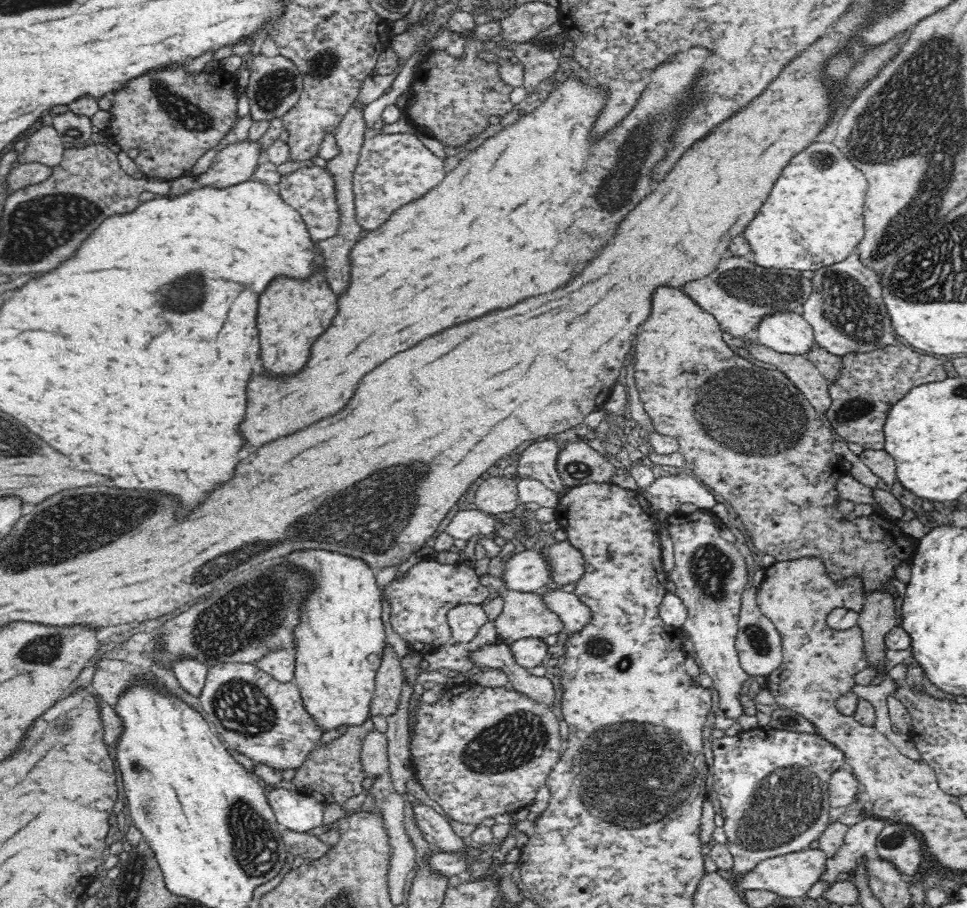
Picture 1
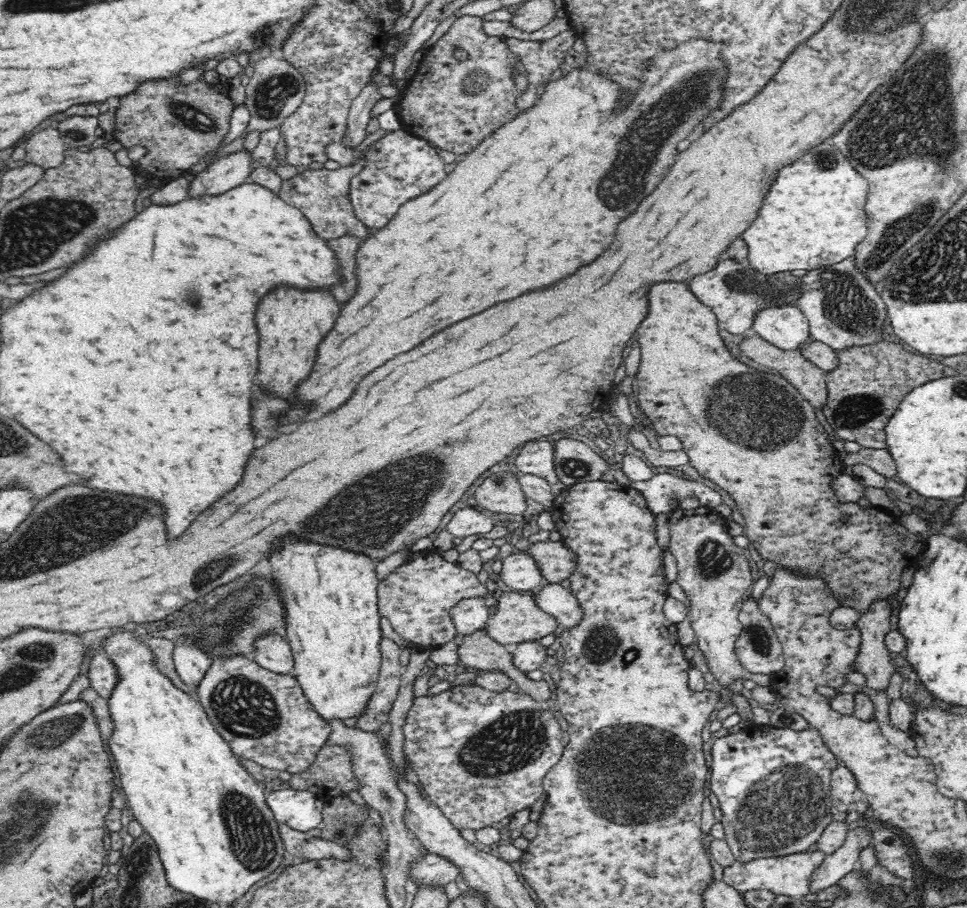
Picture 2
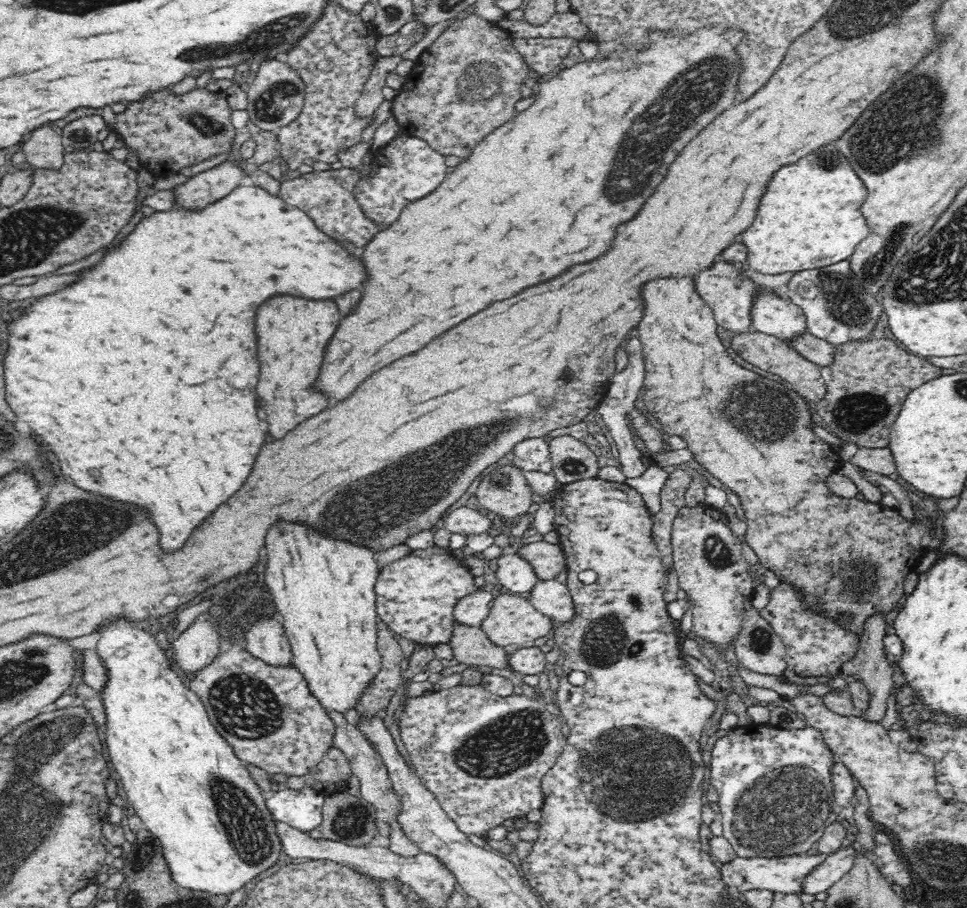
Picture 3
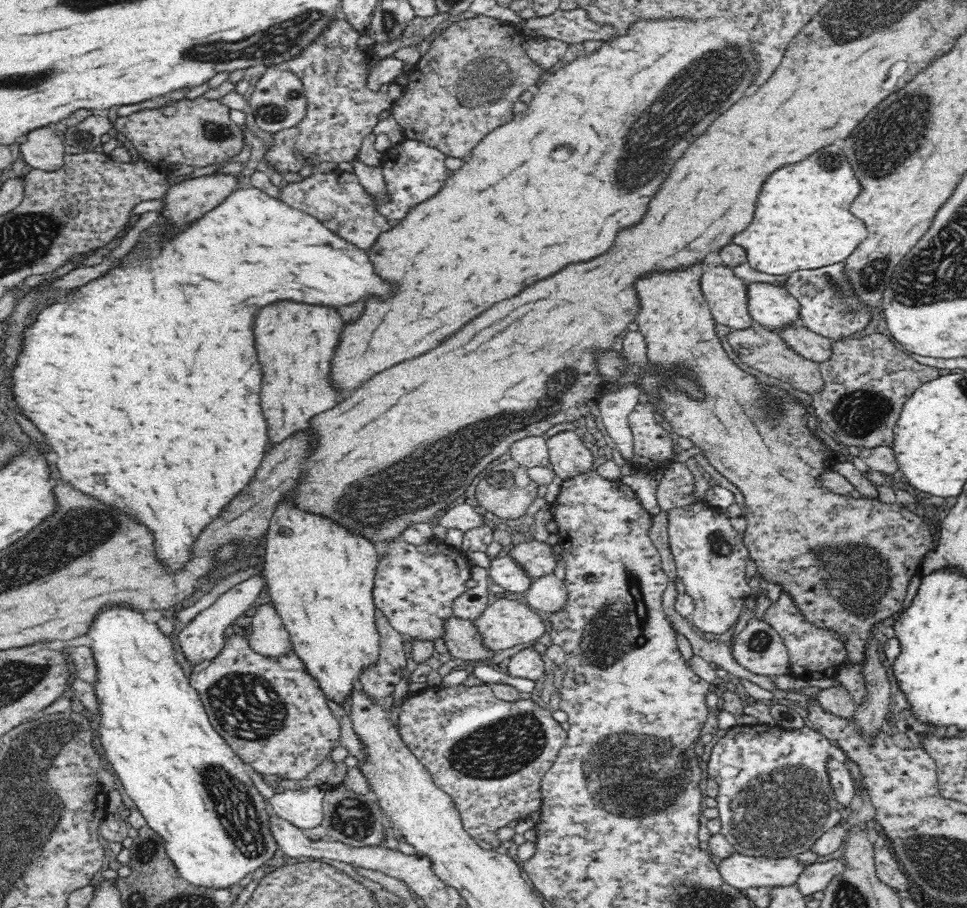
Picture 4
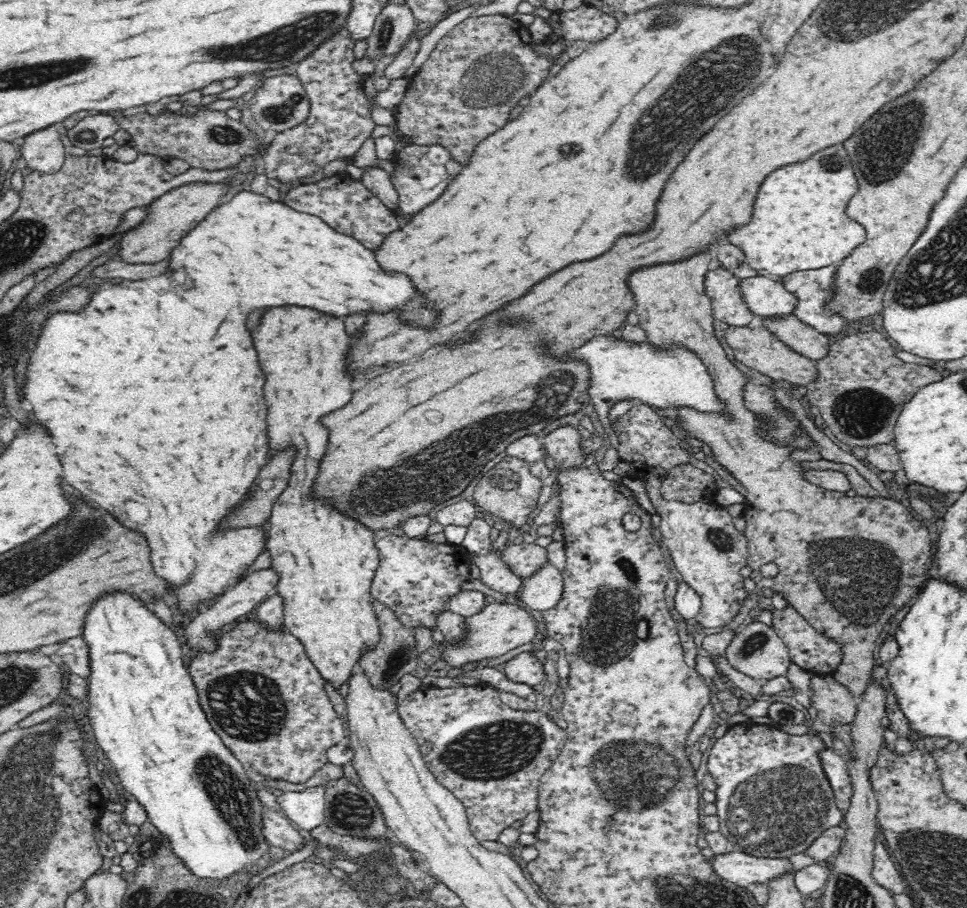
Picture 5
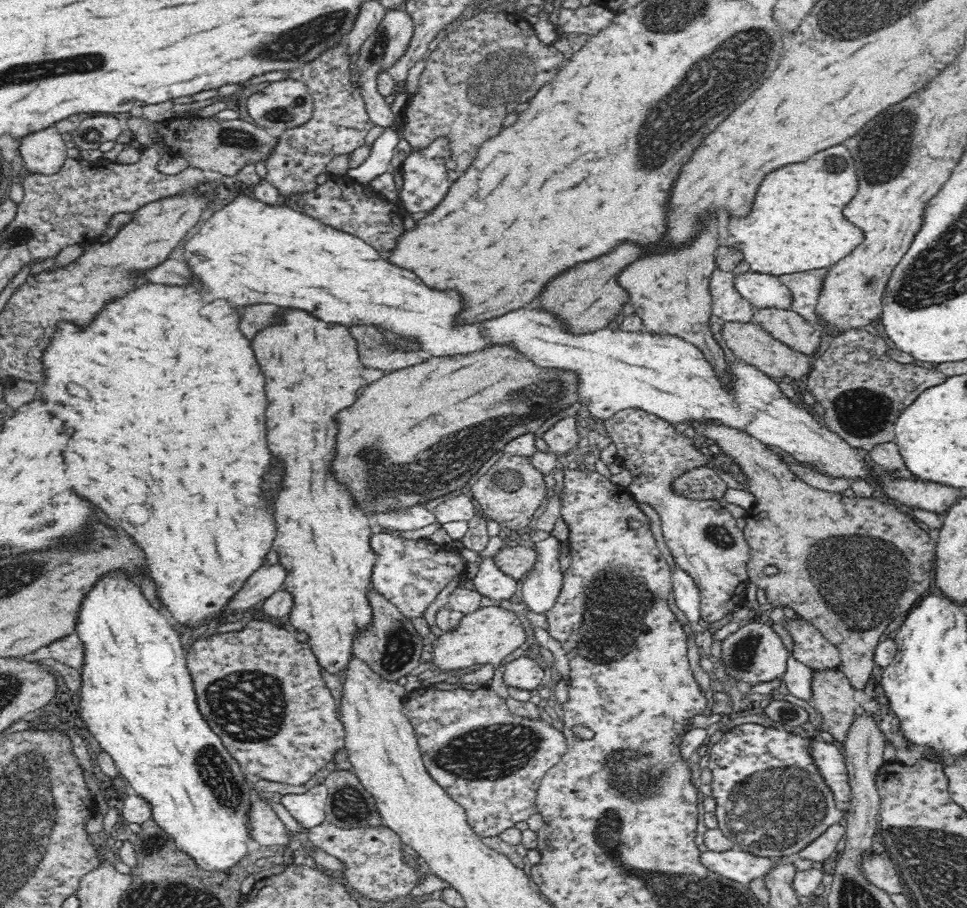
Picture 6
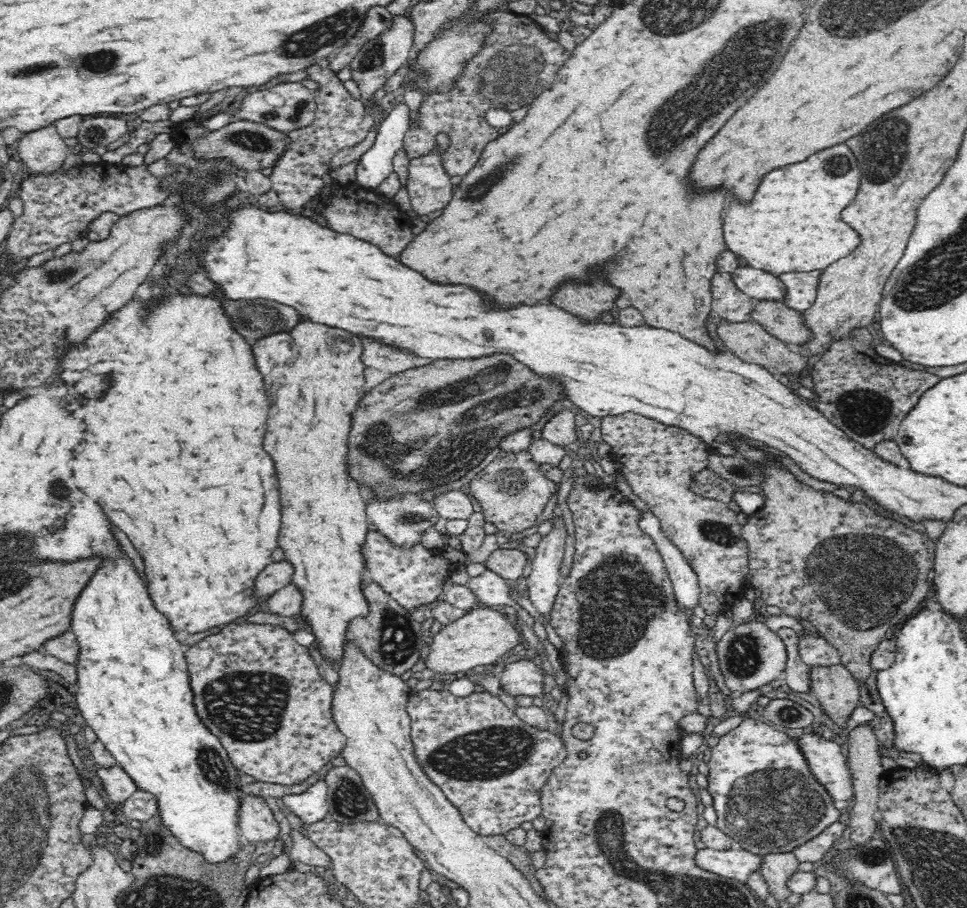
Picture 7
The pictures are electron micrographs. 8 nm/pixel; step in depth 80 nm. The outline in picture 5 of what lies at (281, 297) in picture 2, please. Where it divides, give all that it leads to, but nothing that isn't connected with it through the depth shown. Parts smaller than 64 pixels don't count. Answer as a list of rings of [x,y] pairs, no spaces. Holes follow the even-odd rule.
[[[286,306],[286,308],[270,308],[270,312],[266,312],[264,316],[264,322],[258,326],[258,330],[252,332],[252,338],[254,338],[254,348],[258,352],[258,360],[262,362],[262,368],[266,372],[266,386],[264,386],[264,394],[266,394],[266,404],[268,404],[268,440],[270,440],[270,448],[276,450],[276,452],[282,452],[282,450],[288,450],[292,448],[296,454],[294,454],[294,460],[292,460],[292,466],[290,466],[290,480],[288,480],[288,486],[286,490],[280,494],[280,498],[276,500],[274,504],[274,510],[272,510],[272,518],[270,518],[270,546],[268,552],[270,552],[270,567],[278,571],[280,575],[280,582],[274,591],[275,594],[282,595],[284,599],[284,618],[282,628],[286,632],[292,633],[296,638],[300,639],[304,645],[306,645],[306,651],[310,655],[310,659],[318,671],[322,675],[324,680],[328,679],[340,688],[340,686],[347,681],[349,674],[358,667],[359,656],[366,650],[371,649],[379,639],[379,624],[378,619],[371,603],[371,580],[373,579],[376,567],[379,563],[379,552],[375,548],[374,539],[376,534],[363,522],[354,520],[352,516],[346,516],[344,512],[340,512],[334,502],[330,498],[318,498],[316,492],[314,492],[314,484],[320,476],[320,464],[322,464],[322,456],[326,456],[328,452],[328,444],[330,444],[330,432],[328,428],[322,424],[322,418],[334,410],[340,410],[342,406],[346,406],[350,400],[352,400],[352,384],[354,384],[354,374],[350,372],[350,350],[352,350],[352,340],[350,336],[346,334],[346,328],[340,320],[334,320],[330,322],[330,318],[318,318],[318,314],[314,314],[314,310],[302,310],[302,308],[294,308],[294,306]]]

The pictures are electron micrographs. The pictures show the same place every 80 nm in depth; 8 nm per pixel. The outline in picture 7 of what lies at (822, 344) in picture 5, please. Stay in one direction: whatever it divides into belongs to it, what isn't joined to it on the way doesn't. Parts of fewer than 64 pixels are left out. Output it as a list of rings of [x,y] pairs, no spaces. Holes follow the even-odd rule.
[[[758,300],[752,309],[751,321],[760,324],[768,333],[785,343],[798,344],[810,338],[810,329],[804,325],[802,314],[797,310],[788,308],[783,301]]]

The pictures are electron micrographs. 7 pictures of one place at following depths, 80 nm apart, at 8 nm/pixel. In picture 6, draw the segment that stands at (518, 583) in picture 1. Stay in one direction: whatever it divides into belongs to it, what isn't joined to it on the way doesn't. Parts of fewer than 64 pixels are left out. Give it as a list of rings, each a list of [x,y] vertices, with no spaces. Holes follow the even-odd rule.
[[[458,547],[458,553],[467,562],[476,562],[478,564],[478,572],[472,579],[476,592],[479,592],[484,600],[512,600],[514,592],[516,592],[517,581],[503,572],[500,572],[494,566],[493,557],[483,558],[476,551],[468,550],[467,548]]]

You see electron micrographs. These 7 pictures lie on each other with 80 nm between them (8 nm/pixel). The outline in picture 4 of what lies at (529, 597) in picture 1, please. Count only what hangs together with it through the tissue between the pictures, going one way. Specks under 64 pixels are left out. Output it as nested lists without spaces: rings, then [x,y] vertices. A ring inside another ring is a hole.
[[[507,595],[504,598],[499,598],[494,603],[489,604],[482,611],[482,614],[473,620],[473,623],[478,631],[481,645],[491,653],[502,652],[502,650],[514,648],[518,644],[534,642],[546,632],[546,626],[540,614],[528,607],[520,596]]]

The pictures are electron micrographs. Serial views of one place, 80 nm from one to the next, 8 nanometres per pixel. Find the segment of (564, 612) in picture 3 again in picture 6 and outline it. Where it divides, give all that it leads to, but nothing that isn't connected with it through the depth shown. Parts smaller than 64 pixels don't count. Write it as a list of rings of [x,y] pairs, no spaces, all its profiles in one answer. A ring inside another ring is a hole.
[[[550,536],[535,544],[536,558],[522,584],[522,600],[536,614],[545,614],[556,602],[563,583],[560,571],[560,544]]]

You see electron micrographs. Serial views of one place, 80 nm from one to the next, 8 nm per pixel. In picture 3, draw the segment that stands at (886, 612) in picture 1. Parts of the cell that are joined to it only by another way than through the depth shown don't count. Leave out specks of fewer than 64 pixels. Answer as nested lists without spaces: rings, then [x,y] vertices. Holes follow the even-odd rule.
[[[872,616],[866,620],[864,626],[864,634],[859,640],[859,646],[855,657],[845,663],[841,672],[849,675],[858,676],[869,690],[869,701],[866,708],[862,712],[858,712],[859,716],[866,722],[881,722],[886,714],[886,708],[888,708],[888,698],[892,694],[893,687],[893,668],[887,661],[887,654],[885,652],[885,646],[883,645],[883,638],[886,636],[886,621],[881,616]]]

